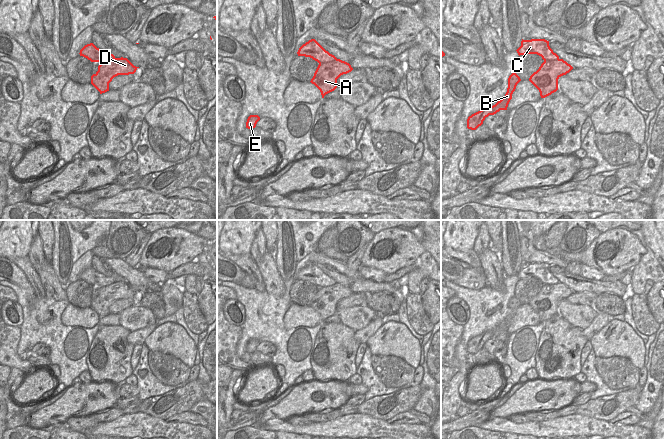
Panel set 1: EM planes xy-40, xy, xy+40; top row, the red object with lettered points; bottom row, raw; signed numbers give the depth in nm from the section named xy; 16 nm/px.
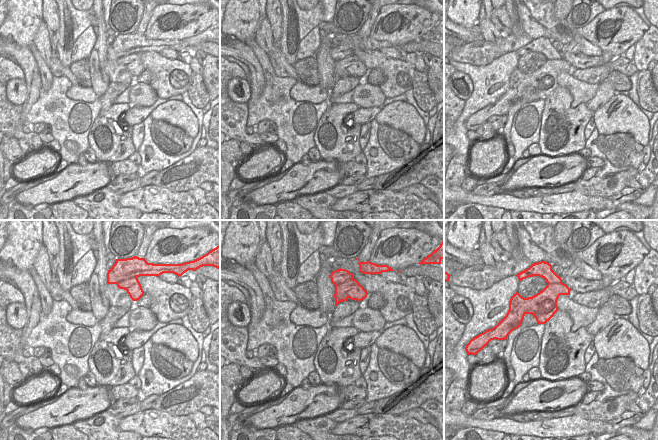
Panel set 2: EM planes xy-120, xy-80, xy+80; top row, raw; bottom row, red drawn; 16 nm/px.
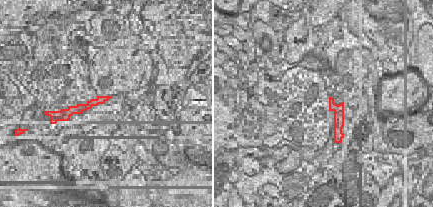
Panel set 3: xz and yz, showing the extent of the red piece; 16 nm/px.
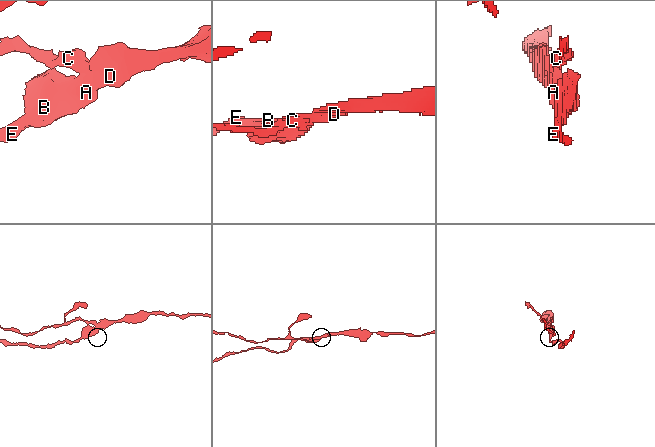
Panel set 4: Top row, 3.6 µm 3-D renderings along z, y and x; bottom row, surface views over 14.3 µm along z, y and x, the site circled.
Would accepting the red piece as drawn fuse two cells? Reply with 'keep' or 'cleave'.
cleave

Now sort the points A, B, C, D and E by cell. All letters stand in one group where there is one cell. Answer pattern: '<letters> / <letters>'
A B D E / C

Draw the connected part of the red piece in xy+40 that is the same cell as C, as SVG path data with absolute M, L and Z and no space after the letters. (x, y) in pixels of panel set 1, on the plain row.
M531 263L521 265L521 270L516 274L518 279L537 278L543 284L558 284L559 280L553 276L549 270L549 265L545 263Z

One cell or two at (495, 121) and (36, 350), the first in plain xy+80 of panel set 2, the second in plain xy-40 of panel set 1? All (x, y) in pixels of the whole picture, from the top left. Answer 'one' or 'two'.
one

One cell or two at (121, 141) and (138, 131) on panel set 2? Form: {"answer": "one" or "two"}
{"answer": "two"}

